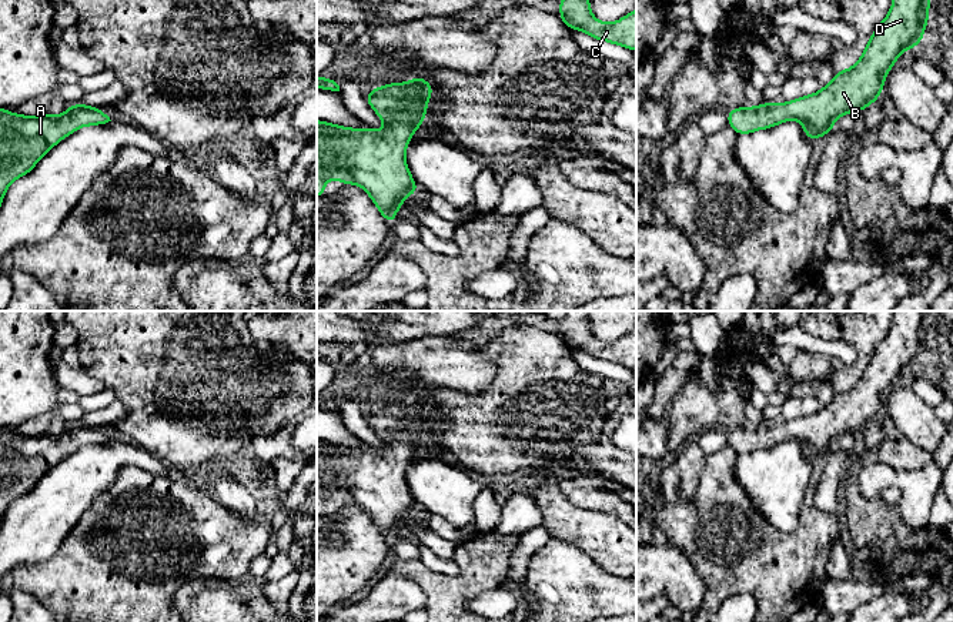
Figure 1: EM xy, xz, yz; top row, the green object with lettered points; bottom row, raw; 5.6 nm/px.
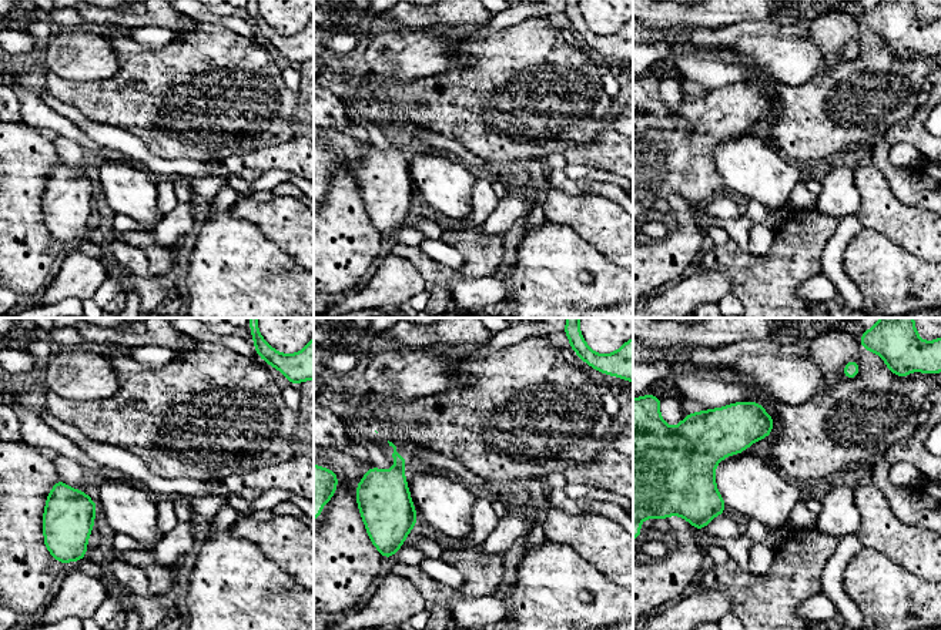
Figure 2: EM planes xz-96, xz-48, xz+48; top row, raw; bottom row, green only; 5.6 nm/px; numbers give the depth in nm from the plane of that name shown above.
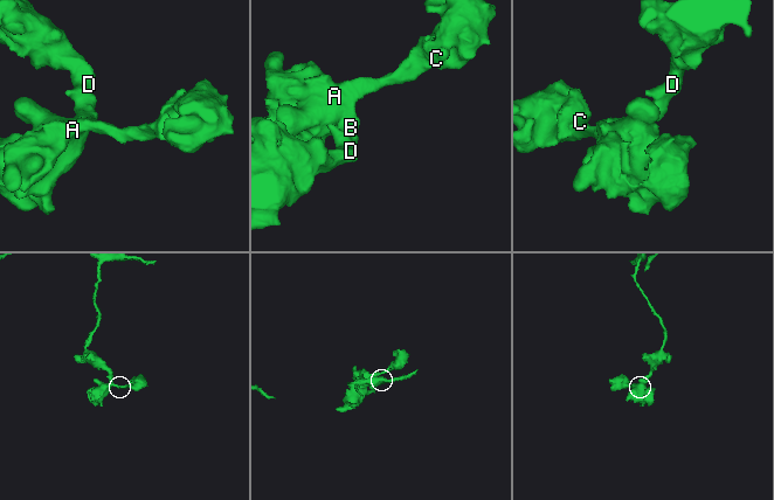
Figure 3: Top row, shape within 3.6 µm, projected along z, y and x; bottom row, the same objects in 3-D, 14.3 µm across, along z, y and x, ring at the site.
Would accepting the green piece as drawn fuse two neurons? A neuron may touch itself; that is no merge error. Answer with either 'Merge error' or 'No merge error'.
No merge error

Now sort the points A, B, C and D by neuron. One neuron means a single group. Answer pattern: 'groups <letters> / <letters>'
groups A B C D

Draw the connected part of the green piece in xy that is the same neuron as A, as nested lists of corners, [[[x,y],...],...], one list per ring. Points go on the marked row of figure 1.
[[[74,104],[61,116],[20,116],[0,108],[0,207],[10,184],[30,173],[39,160],[64,137],[86,126],[100,126],[111,121],[98,107]]]

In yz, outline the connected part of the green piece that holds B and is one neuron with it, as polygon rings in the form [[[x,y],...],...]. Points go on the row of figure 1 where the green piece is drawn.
[[[893,0],[887,16],[876,26],[855,66],[837,71],[833,80],[815,94],[789,103],[733,108],[728,111],[728,126],[736,134],[750,134],[797,120],[813,143],[829,134],[839,117],[865,111],[869,104],[877,101],[897,57],[923,40],[930,1]]]

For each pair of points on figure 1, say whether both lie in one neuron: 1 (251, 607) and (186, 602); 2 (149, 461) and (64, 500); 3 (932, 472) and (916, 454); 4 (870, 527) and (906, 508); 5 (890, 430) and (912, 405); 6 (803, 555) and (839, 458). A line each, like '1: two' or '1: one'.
1: one
2: one
3: two
4: two
5: two
6: two

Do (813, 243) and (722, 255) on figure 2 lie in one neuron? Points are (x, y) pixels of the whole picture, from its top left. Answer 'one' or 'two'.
one

